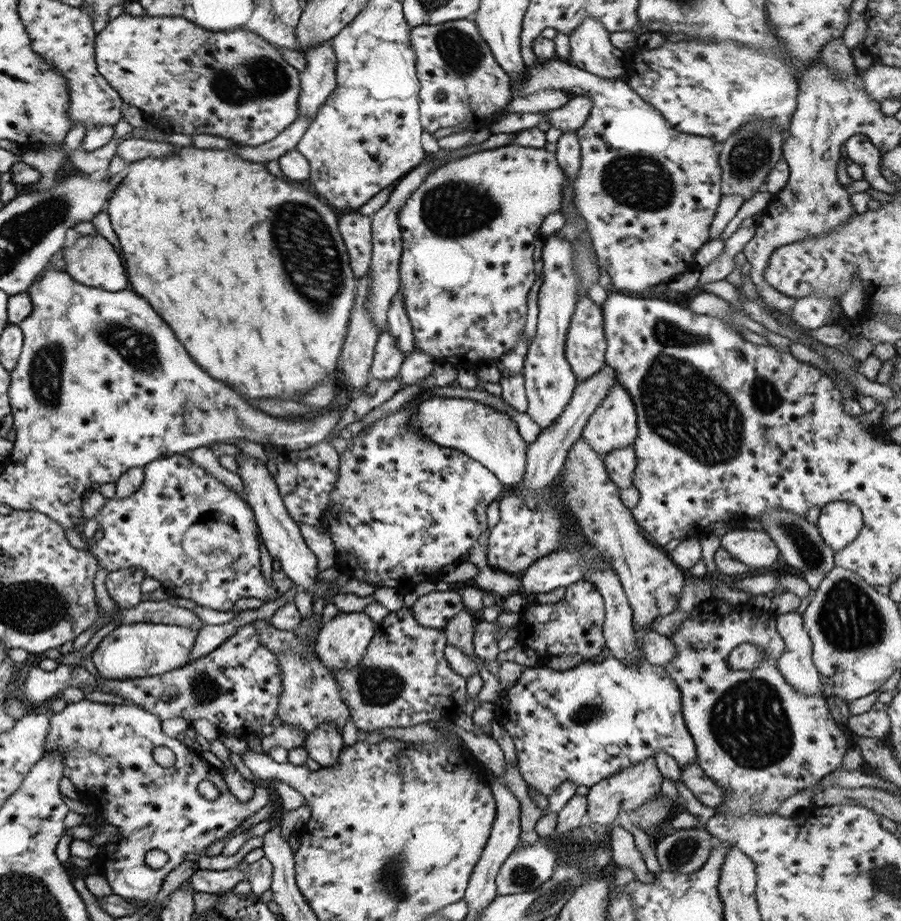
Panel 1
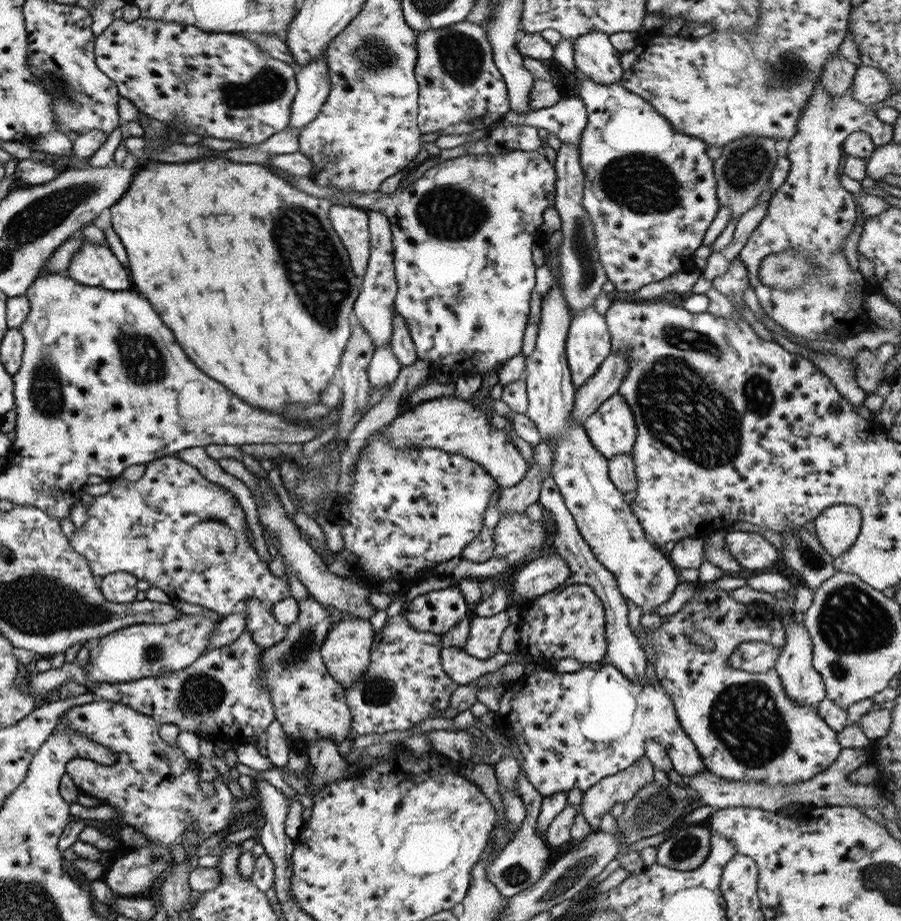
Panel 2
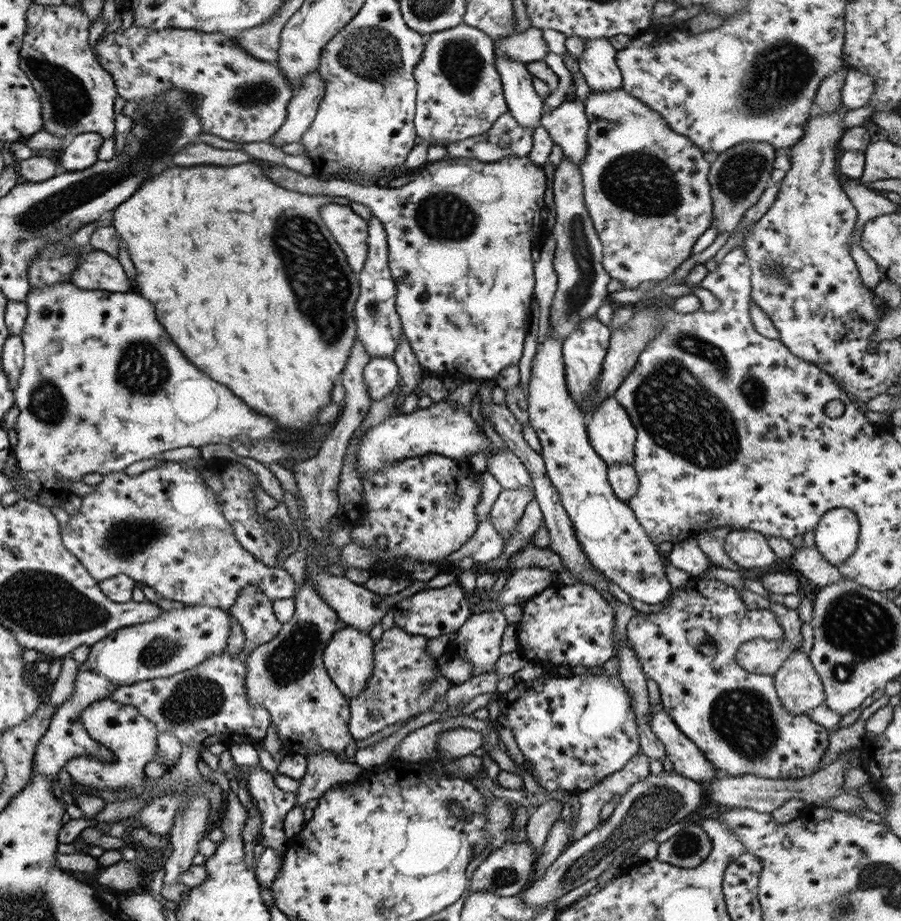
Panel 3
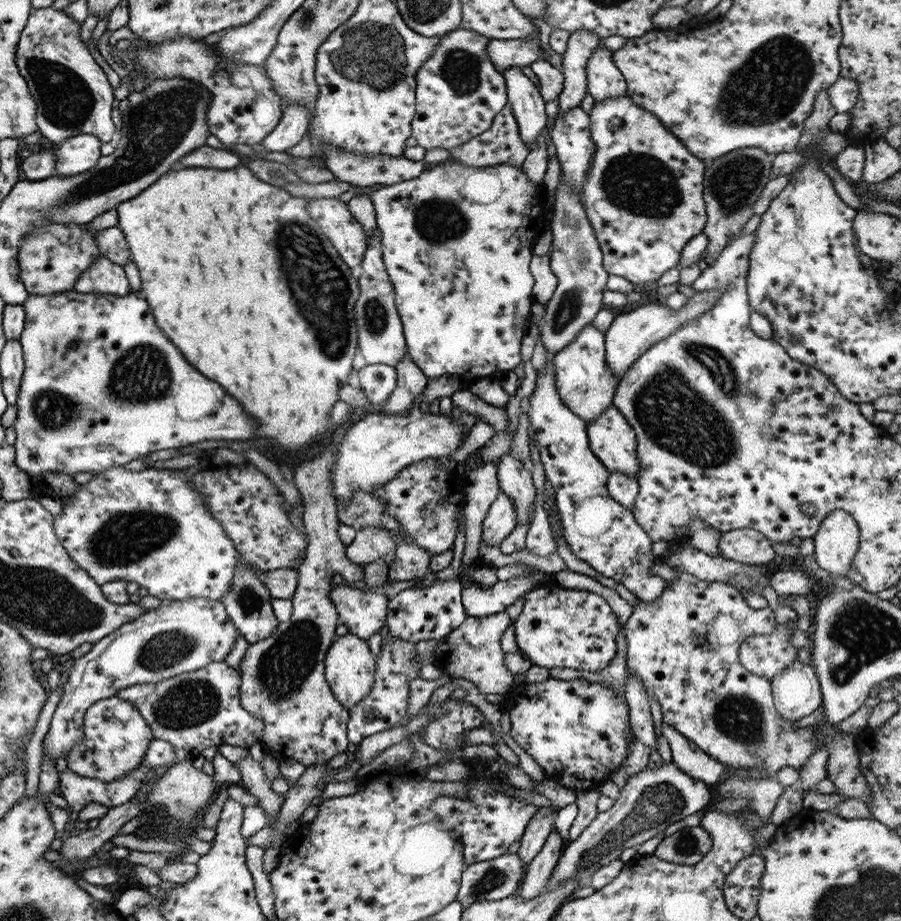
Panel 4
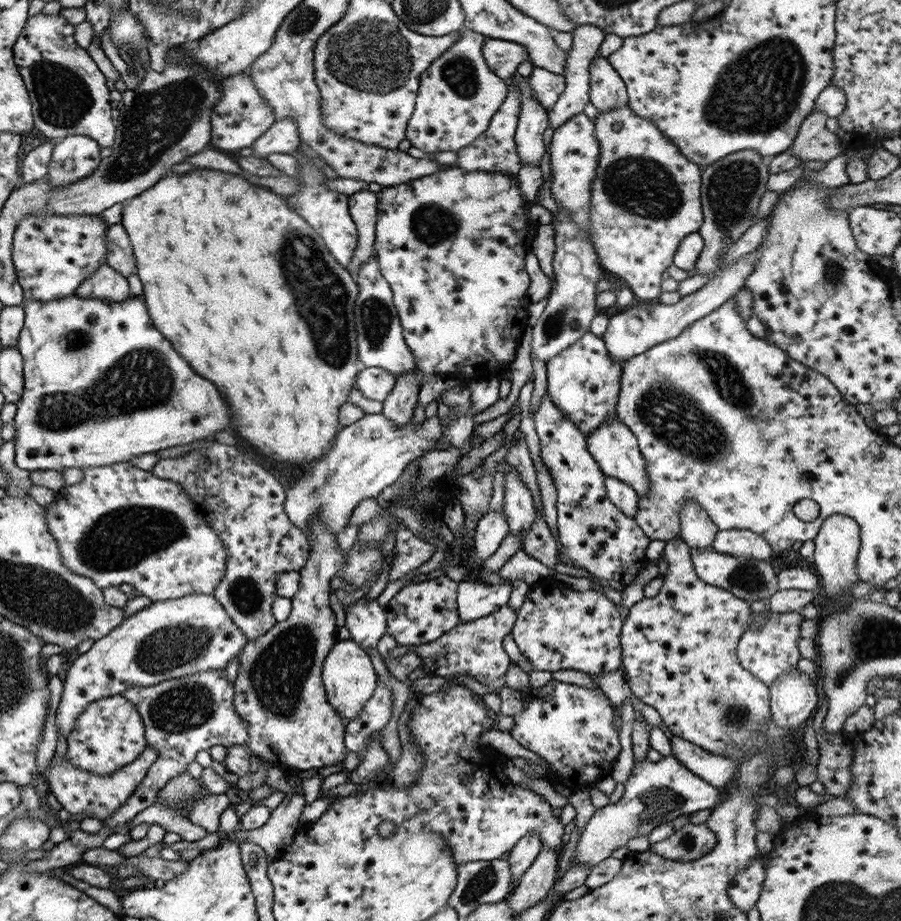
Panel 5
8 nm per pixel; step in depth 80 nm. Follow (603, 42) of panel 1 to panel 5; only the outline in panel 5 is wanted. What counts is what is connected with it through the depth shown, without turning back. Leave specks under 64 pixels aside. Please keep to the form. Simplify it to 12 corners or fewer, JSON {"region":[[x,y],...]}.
{"region":[[605,57],[588,66],[588,101],[598,112],[627,104]]}

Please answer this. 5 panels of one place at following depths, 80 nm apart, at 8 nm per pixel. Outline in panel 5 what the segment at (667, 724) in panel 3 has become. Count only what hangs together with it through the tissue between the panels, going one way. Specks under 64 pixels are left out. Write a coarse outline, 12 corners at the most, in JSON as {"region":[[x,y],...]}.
{"region":[[673,735],[677,762],[710,786],[735,779],[738,760]]}

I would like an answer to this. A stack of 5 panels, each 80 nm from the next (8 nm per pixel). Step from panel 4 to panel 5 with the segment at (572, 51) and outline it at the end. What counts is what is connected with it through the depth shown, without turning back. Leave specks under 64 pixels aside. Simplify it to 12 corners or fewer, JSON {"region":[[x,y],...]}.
{"region":[[598,26],[570,33],[564,89],[547,110],[553,130],[588,101],[588,66],[605,36]]}

